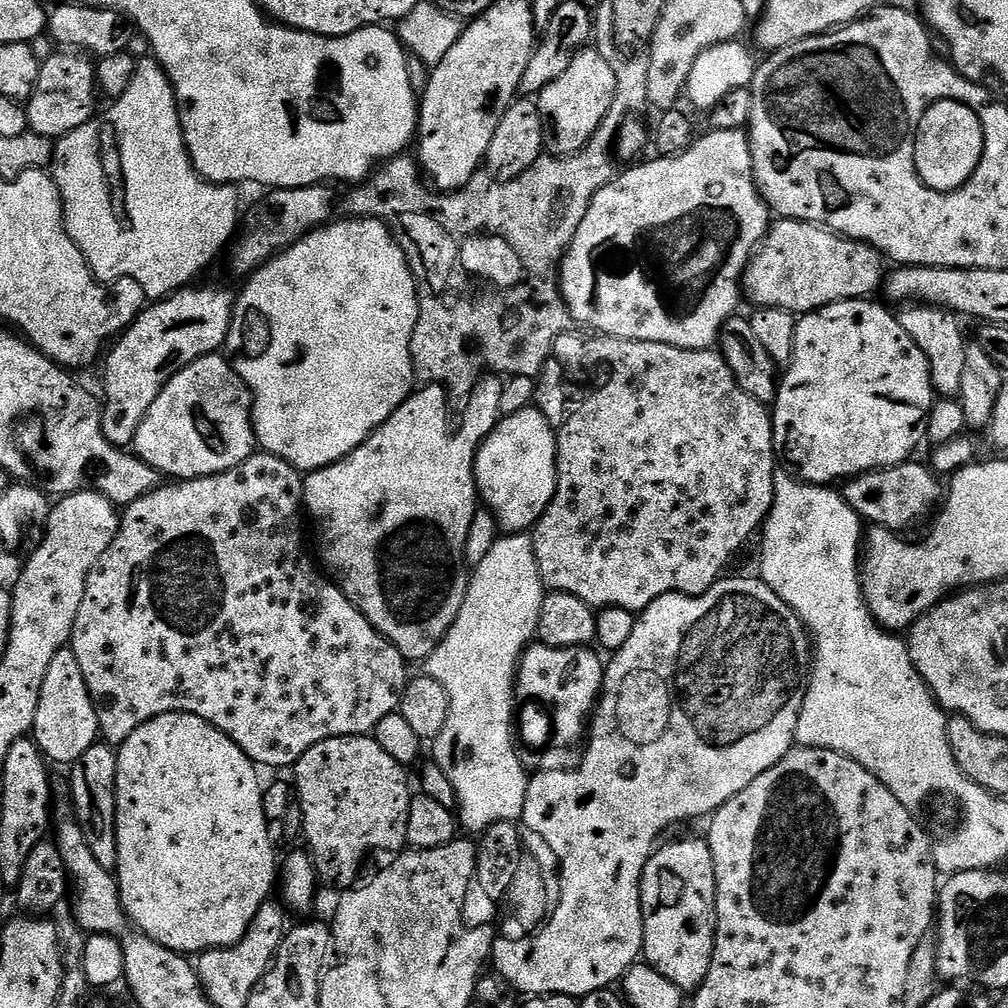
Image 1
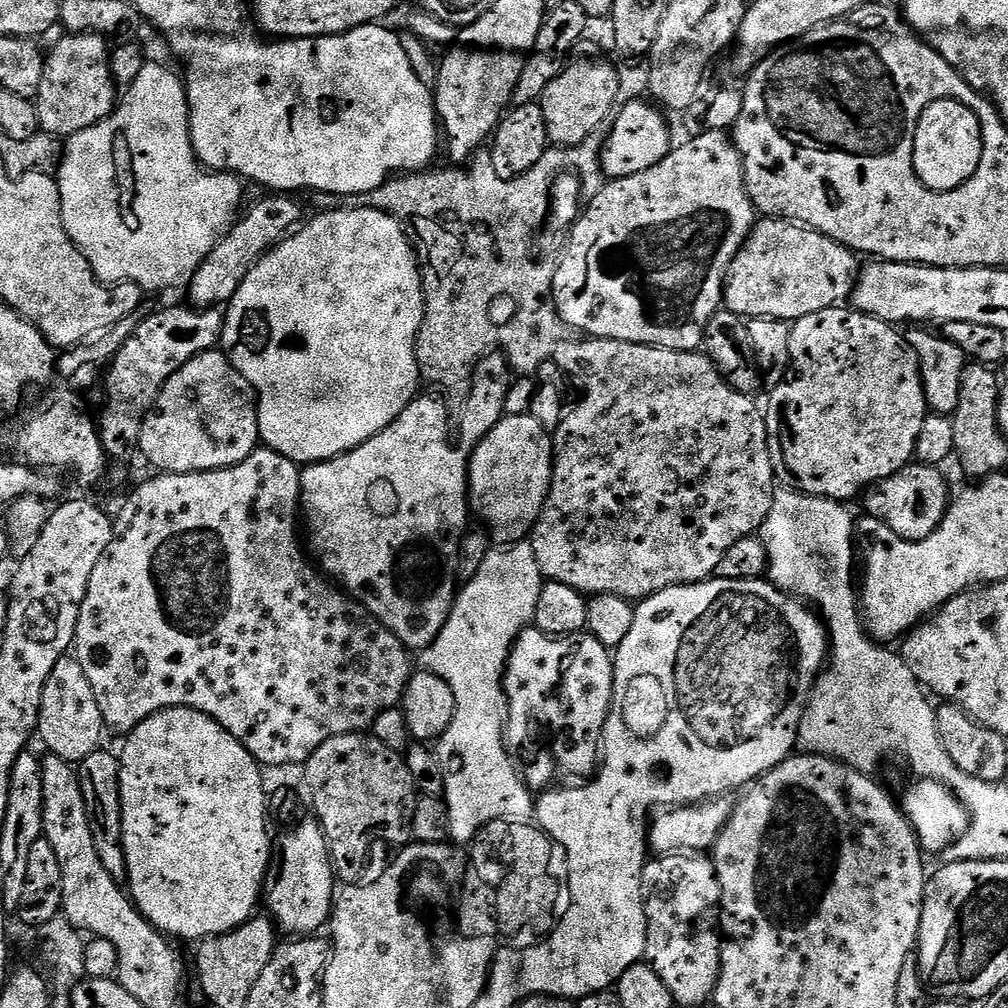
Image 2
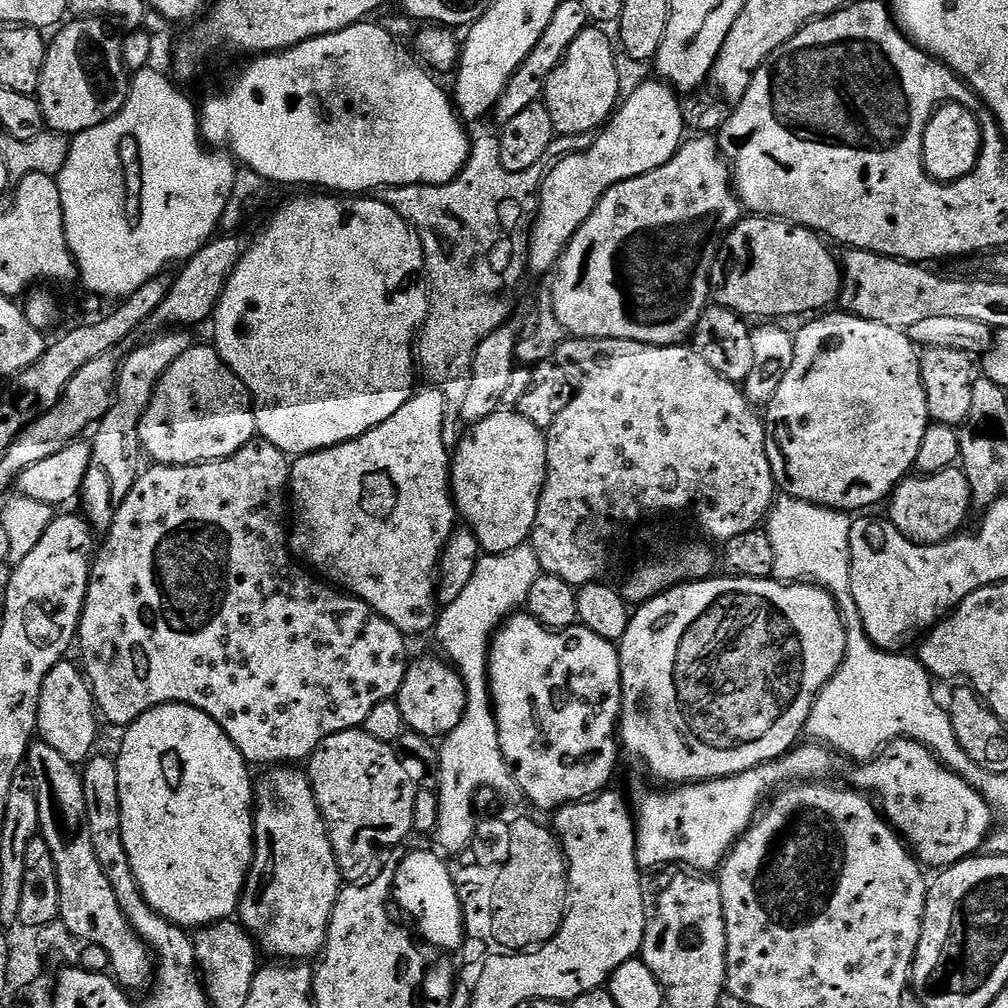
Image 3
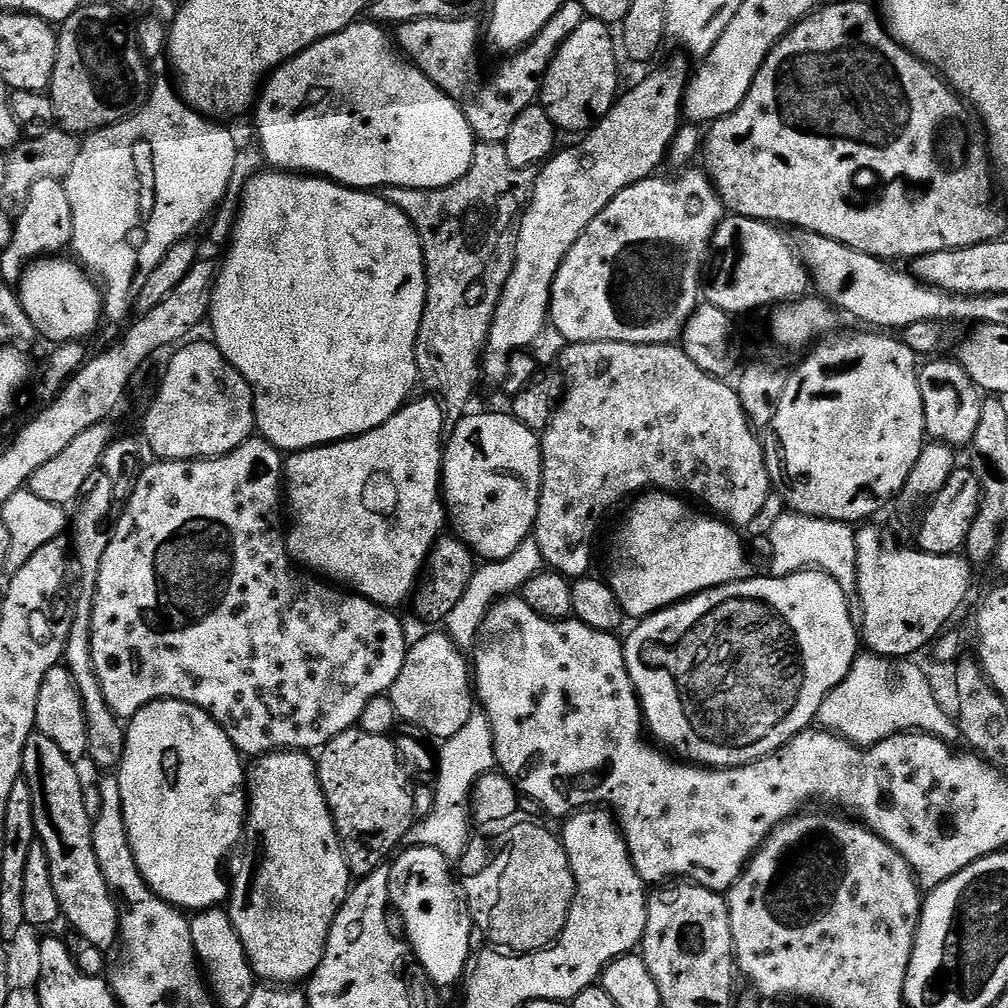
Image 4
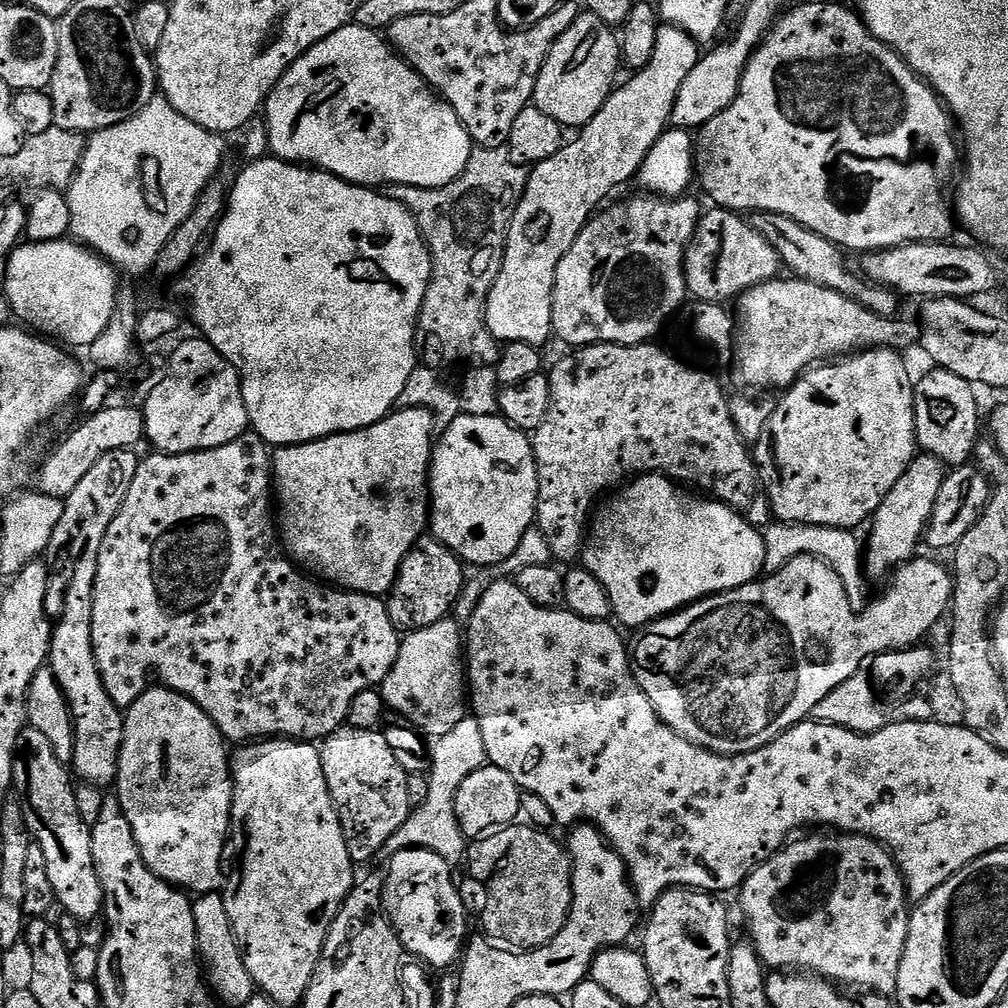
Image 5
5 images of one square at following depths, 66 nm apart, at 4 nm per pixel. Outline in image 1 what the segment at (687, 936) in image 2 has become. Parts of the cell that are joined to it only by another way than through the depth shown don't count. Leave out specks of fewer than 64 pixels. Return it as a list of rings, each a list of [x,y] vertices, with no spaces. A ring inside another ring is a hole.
[[[707,839],[661,843],[640,879],[644,919],[643,963],[670,978],[686,994],[695,993],[710,970],[716,949],[716,879]]]

